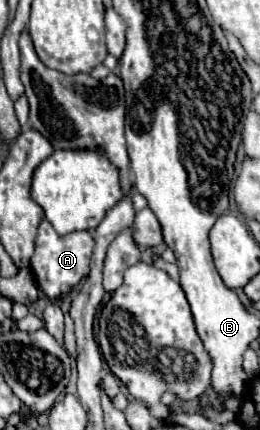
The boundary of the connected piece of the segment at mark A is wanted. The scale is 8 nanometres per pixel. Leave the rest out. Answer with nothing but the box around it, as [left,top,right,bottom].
[29,219,95,299]

